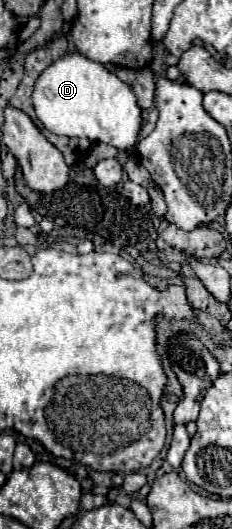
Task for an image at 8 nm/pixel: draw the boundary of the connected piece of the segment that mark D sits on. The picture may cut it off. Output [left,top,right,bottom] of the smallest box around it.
[33,52,141,150]

